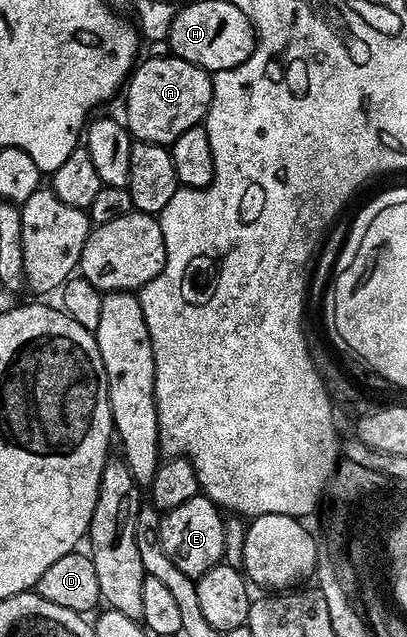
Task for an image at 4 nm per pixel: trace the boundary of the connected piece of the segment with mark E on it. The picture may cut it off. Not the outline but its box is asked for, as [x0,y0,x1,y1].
[160,495,225,579]

